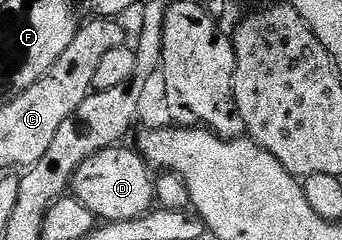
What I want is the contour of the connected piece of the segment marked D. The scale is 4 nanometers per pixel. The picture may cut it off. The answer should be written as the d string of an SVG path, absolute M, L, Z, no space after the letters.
M113 147L99 149L74 175L70 189L97 219L104 223L129 221L144 216L153 208L156 199L156 182L153 170L135 148Z

